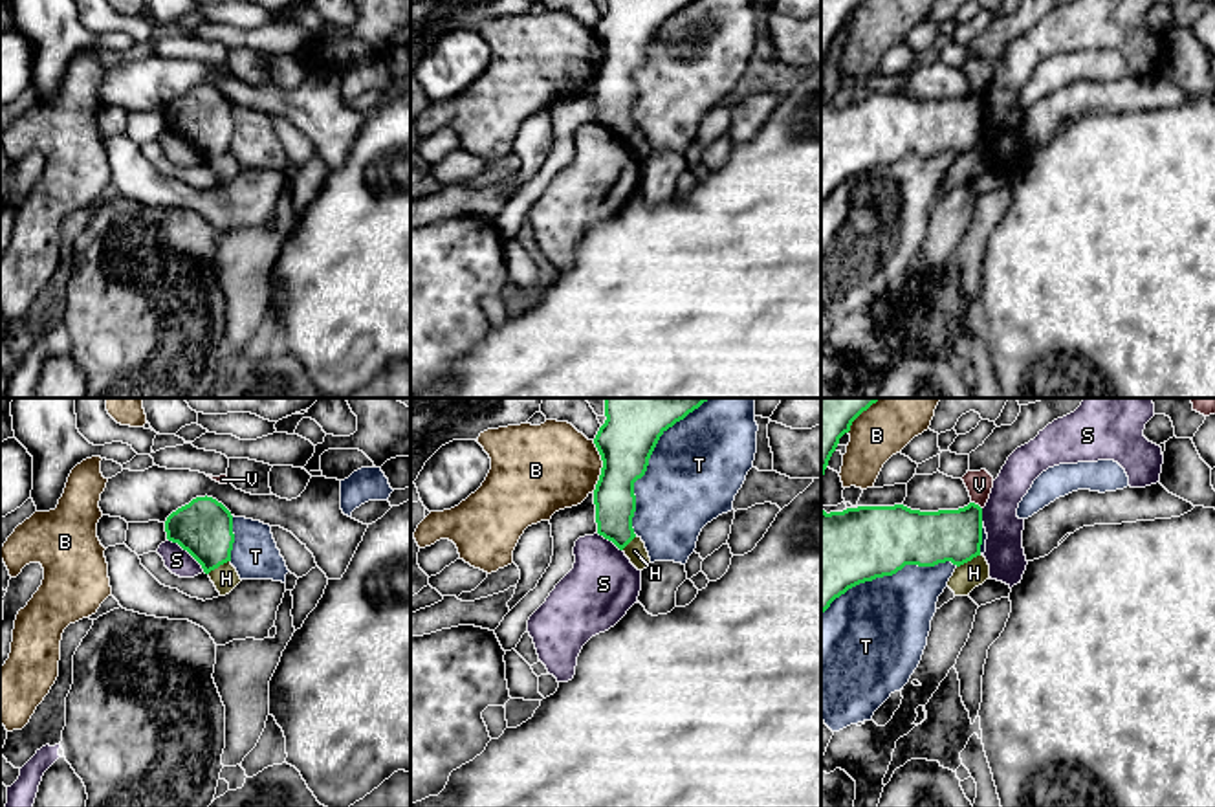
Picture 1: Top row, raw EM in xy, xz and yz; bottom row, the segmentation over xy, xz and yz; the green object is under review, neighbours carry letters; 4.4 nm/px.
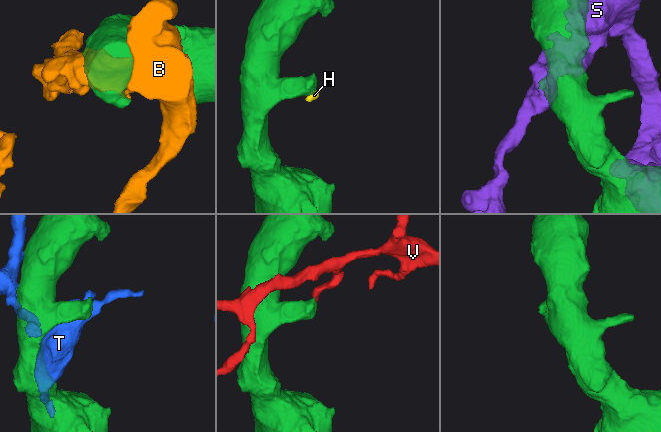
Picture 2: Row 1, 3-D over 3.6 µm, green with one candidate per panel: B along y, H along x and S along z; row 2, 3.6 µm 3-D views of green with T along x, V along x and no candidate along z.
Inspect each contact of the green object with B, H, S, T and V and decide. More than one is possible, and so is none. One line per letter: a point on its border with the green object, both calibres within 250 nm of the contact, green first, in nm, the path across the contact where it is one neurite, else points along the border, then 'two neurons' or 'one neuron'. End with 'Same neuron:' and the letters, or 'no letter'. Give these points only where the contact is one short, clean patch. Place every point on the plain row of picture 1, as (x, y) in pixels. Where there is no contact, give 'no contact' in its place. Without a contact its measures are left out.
B: contact xz (603, 55); calibres 260 and 380 nm; two neurons
H: contact yz (968, 149); calibres 240 and 120 nm; border yz (981, 143), (957, 156); two neurons
S: contact xy (187, 140); calibres 260 and 110 nm; two neurons
T: contact yz (887, 164); calibres 340 and 440 nm; two neurons
V: contact yz (977, 94); calibres 240 and 120 nm; border yz (972, 90), (981, 98); two neurons
Same neuron: no letter

